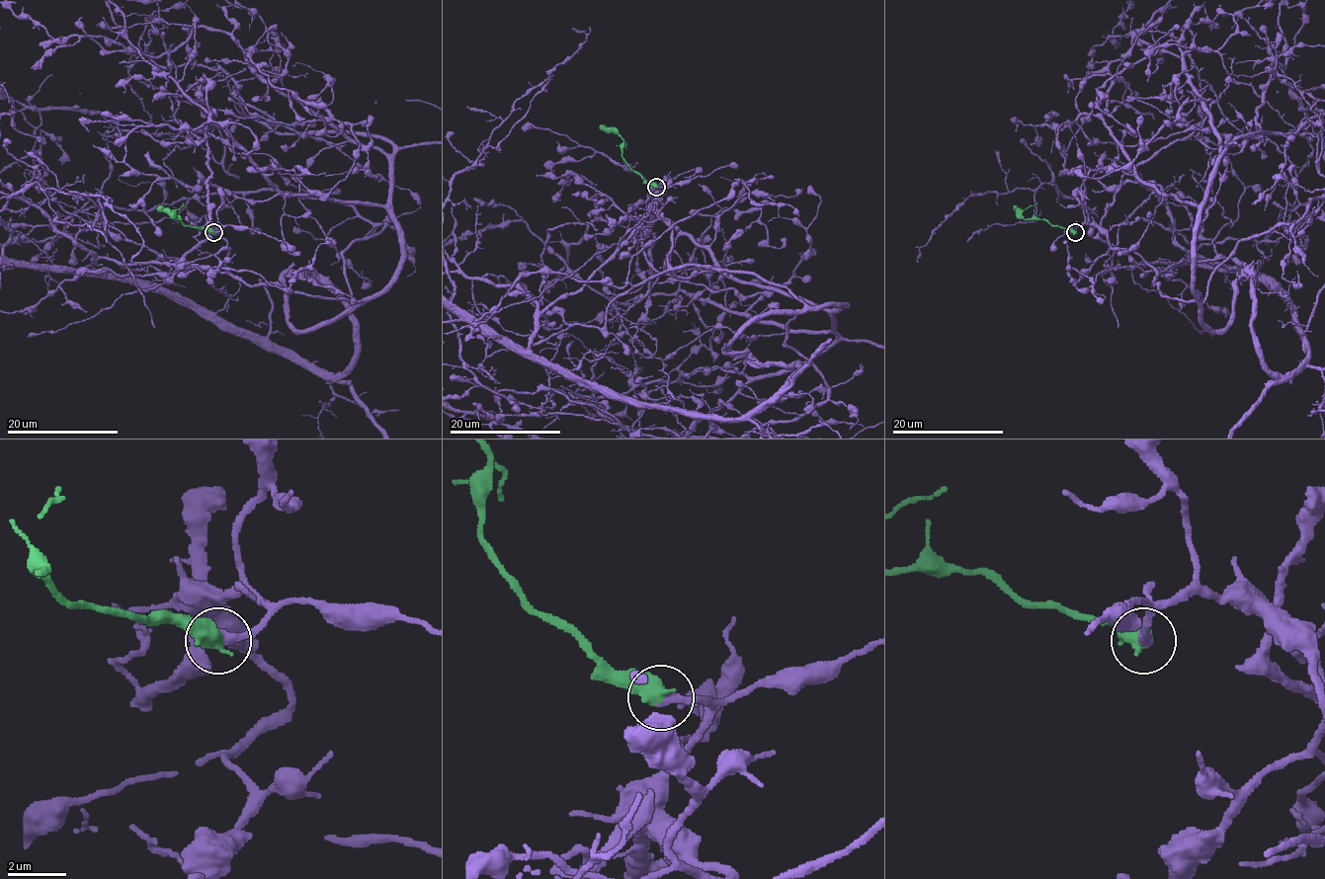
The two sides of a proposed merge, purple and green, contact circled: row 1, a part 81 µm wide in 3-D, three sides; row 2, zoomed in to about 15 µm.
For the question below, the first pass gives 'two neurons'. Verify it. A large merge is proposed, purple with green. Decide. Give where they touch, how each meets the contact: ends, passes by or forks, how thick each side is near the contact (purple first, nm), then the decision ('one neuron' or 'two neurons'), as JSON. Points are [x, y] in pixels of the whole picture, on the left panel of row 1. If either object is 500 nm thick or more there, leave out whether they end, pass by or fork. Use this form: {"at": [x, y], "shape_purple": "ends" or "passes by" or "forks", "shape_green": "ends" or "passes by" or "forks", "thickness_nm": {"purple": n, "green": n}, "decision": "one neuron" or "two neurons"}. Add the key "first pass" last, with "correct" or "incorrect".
{"at": [213, 232], "thickness_nm": {"purple": 360, "green": 650}, "decision": "one neuron", "first pass": "incorrect"}

